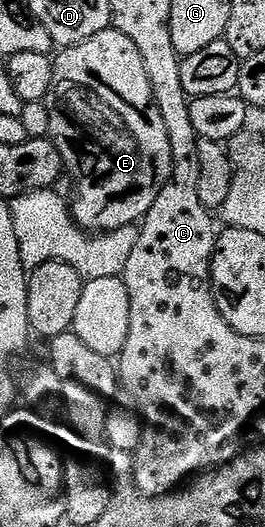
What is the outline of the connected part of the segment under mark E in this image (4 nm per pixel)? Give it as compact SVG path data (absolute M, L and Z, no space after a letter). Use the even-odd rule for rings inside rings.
M114 27L101 31L89 39L85 39L80 45L69 45L62 50L60 57L54 58L53 87L49 87L49 95L46 99L46 107L49 111L49 127L51 128L49 140L61 151L61 159L65 172L70 175L73 182L73 193L76 193L75 201L70 202L71 213L75 217L80 228L93 234L113 232L119 227L134 225L142 222L143 216L153 207L153 202L171 180L171 165L173 163L173 151L169 147L169 131L165 131L165 119L161 119L161 111L157 111L153 91L149 87L149 75L145 75L145 63L141 59L141 51L137 51L133 39Z

